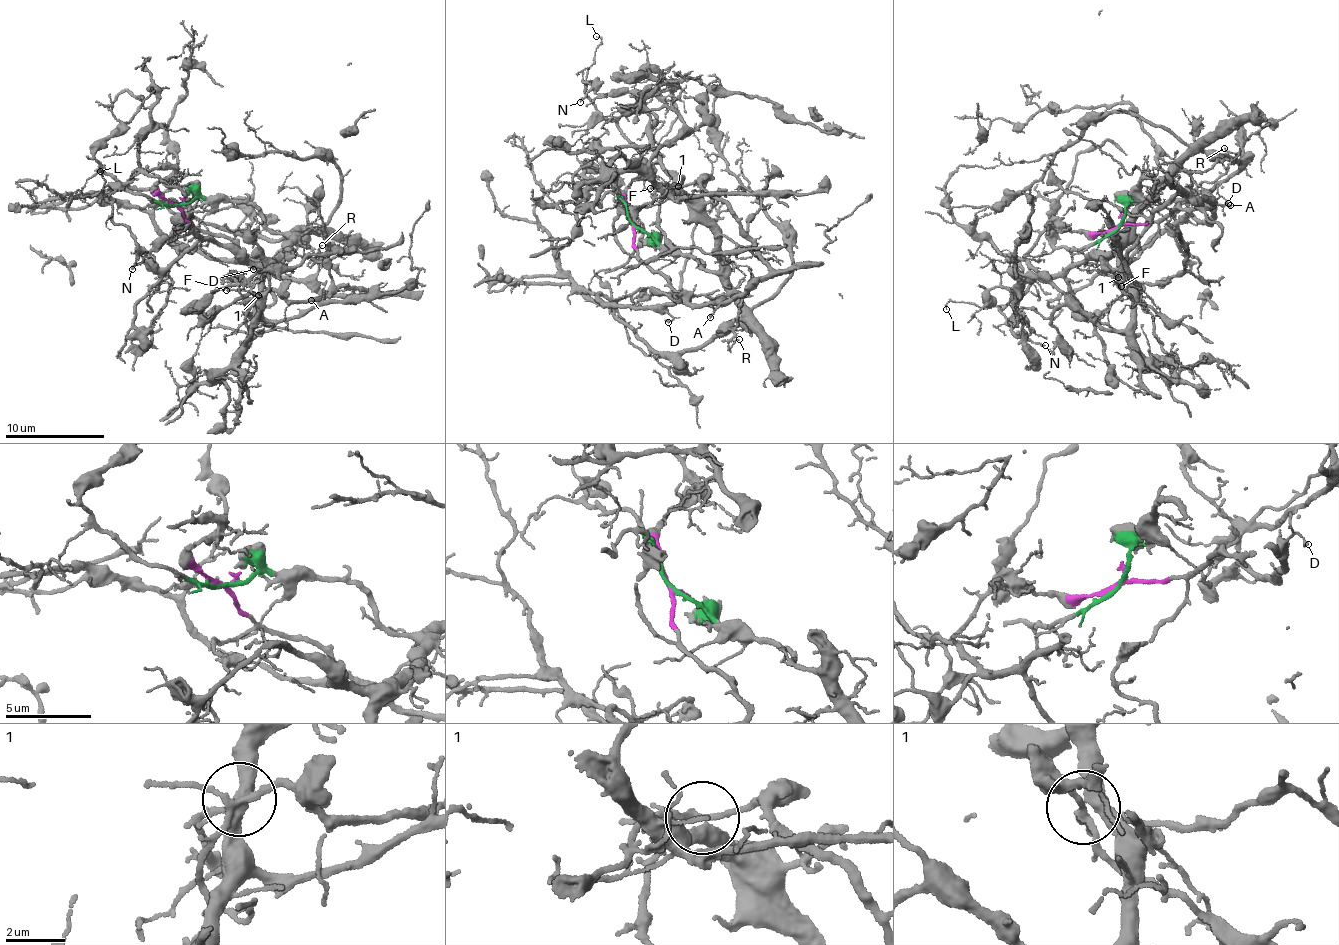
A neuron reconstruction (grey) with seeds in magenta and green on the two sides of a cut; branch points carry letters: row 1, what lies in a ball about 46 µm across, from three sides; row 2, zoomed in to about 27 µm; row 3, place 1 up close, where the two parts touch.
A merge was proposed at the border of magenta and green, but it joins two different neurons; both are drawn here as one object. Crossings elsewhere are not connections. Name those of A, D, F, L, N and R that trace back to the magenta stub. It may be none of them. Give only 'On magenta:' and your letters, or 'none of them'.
On magenta: A, D, F, L, N, R

